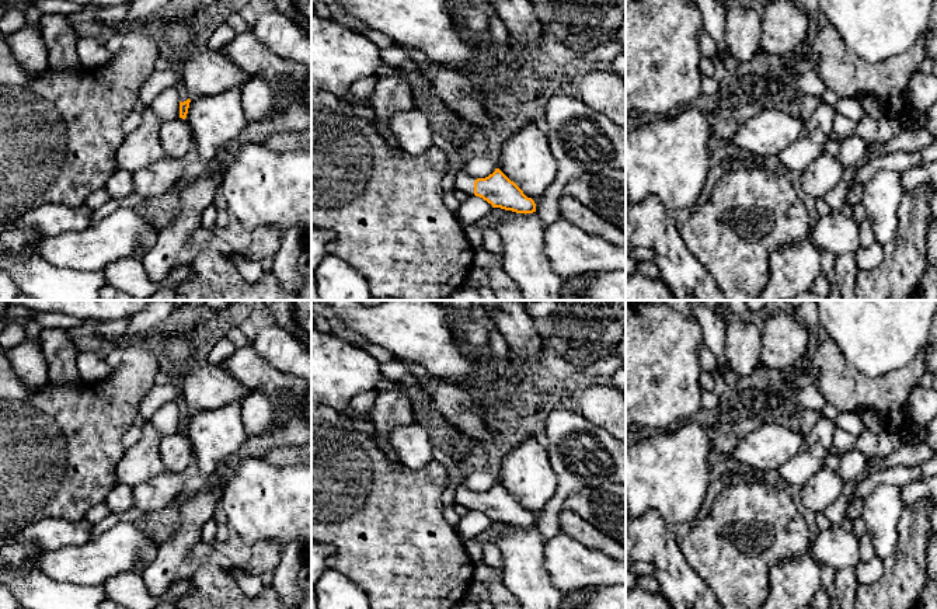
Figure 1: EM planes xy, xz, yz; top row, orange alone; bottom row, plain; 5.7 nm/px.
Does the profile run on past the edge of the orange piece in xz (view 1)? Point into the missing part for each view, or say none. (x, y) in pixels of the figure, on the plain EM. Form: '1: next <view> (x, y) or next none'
1: next xz (463, 496)

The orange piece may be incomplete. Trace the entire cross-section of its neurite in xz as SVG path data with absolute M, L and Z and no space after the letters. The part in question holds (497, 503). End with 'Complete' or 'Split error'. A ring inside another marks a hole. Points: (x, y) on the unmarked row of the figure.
M499 483L485 493L474 493L466 484L460 484L454 493L456 505L476 509L492 519L516 528L536 526L536 518L511 495Z. Split error

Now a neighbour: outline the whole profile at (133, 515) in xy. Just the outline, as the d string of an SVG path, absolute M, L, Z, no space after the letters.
M130 508L129 511L126 511L122 515L109 514L102 521L100 521L98 523L93 525L90 540L97 539L105 530L114 528L119 522L137 523L137 522L143 522L143 521L149 519L150 516L151 516L151 514L143 512L143 511L137 509L137 508Z

